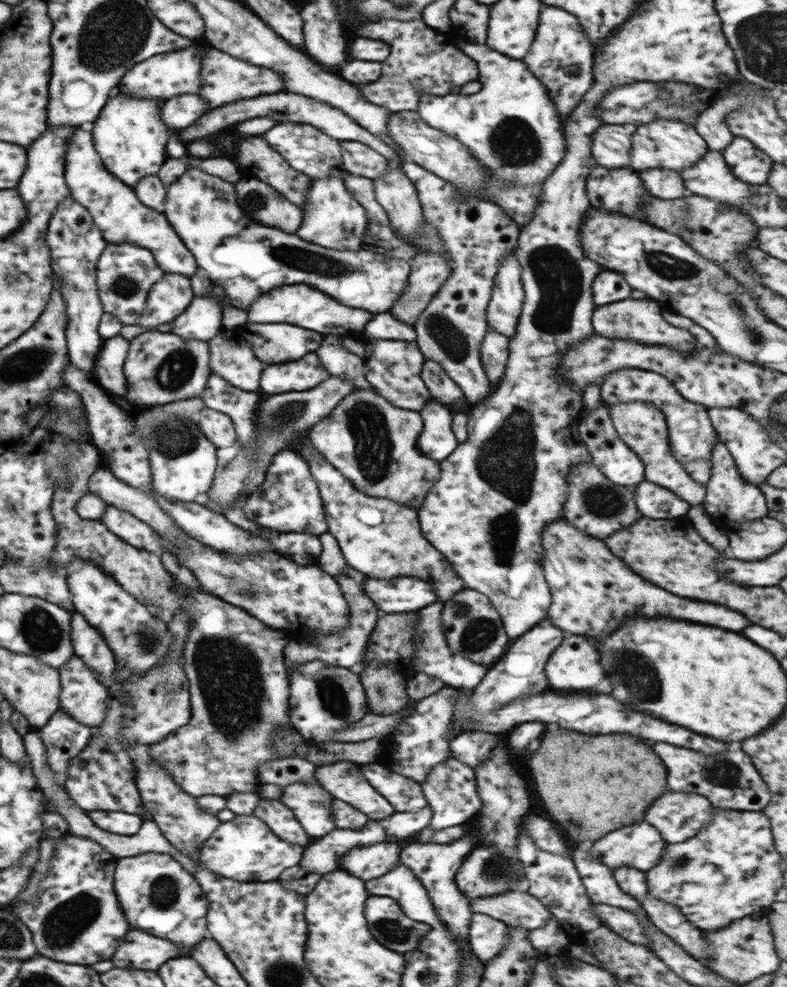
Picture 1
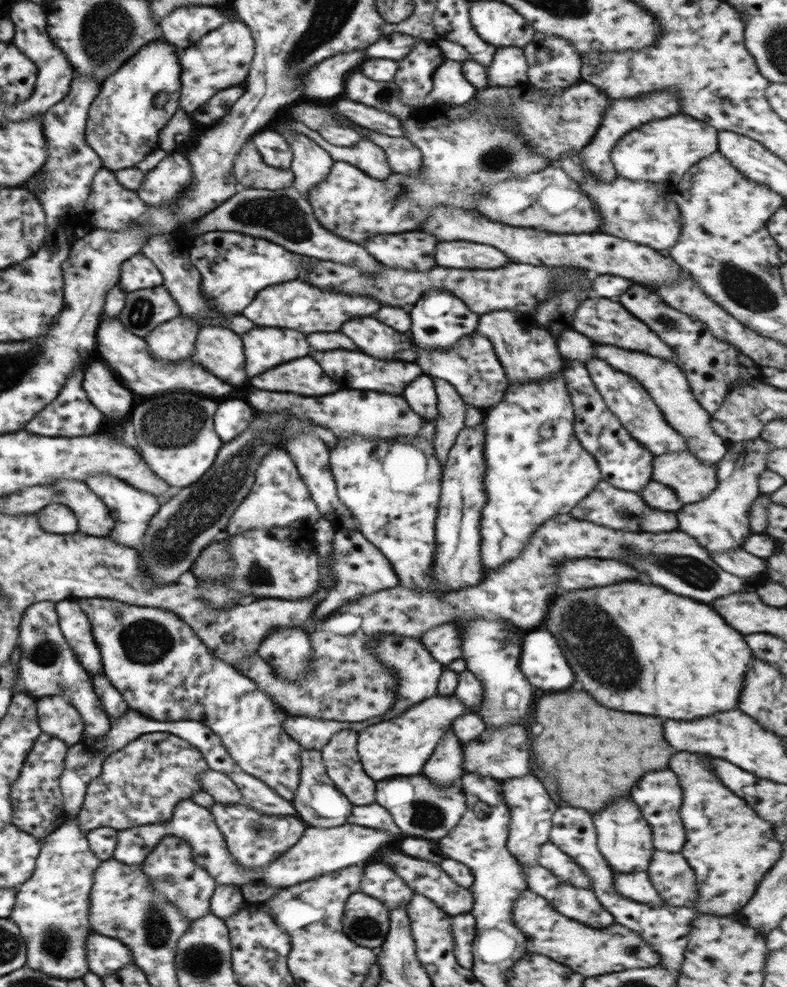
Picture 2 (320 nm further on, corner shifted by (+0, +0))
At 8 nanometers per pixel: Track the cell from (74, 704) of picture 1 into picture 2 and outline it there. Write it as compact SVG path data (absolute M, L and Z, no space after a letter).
M44 696L37 699L38 722L41 731L59 738L68 747L83 738L81 714L64 696Z

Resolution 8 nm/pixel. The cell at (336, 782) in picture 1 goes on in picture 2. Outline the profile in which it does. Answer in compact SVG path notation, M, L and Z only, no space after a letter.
M352 729L340 730L321 748L321 755L334 786L356 806L375 803L375 784L364 772L357 753L358 733Z

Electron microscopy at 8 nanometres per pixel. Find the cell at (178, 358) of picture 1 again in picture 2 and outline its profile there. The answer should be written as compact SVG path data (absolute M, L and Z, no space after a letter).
M182 314L159 324L145 337L149 351L161 361L175 363L192 360L200 325Z

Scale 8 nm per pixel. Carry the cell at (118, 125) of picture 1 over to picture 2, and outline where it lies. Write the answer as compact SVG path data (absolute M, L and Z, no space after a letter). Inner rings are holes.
M161 37L156 42L144 45L133 57L130 57L114 74L106 77L101 83L99 95L94 99L88 113L85 139L100 157L104 168L112 171L136 167L147 154L158 150L158 135L168 124L179 108L181 95L181 66L177 50L172 50L169 43ZM166 92L168 101L163 106L154 105L154 98Z

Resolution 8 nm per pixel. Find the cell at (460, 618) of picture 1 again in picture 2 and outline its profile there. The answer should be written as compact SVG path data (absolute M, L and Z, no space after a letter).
M453 621L427 630L420 641L443 666L462 658L461 630Z

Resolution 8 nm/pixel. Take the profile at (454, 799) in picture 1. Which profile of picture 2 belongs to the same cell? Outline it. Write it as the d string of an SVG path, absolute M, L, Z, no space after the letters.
M451 728L437 742L434 752L423 766L423 774L432 784L441 787L449 787L464 776L463 743Z

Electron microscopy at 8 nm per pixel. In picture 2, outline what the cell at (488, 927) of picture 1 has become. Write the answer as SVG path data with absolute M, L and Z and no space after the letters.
M470 913L451 916L454 954L458 964L473 967L473 942L476 939L476 918Z

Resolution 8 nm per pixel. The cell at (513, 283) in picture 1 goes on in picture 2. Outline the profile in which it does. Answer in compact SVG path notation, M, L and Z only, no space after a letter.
M493 310L480 316L478 321L477 332L493 344L509 384L552 379L555 374L563 370L565 361L556 346L557 340L544 327L524 325L521 313Z

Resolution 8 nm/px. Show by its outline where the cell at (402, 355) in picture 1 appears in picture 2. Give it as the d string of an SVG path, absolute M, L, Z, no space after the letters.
M372 316L344 322L342 332L352 338L360 350L380 360L398 360L394 358L395 352L412 348L409 334L388 328Z

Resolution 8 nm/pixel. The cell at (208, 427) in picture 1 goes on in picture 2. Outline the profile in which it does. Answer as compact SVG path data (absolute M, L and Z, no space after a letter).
M226 400L218 402L216 418L214 418L215 431L222 443L230 443L239 434L242 434L252 423L254 412L242 400Z

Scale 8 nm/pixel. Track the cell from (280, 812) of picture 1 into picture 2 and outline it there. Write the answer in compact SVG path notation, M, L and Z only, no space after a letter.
M242 769L227 774L240 789L243 802L267 815L294 815L297 810L285 798L276 794L267 784Z

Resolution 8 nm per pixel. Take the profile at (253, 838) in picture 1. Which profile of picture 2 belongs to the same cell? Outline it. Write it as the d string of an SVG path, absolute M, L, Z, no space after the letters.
M244 802L238 805L214 803L209 808L218 825L220 832L226 839L232 860L245 869L267 869L281 854L286 853L290 846L294 846L306 830L306 824L294 815L267 815L254 810Z

